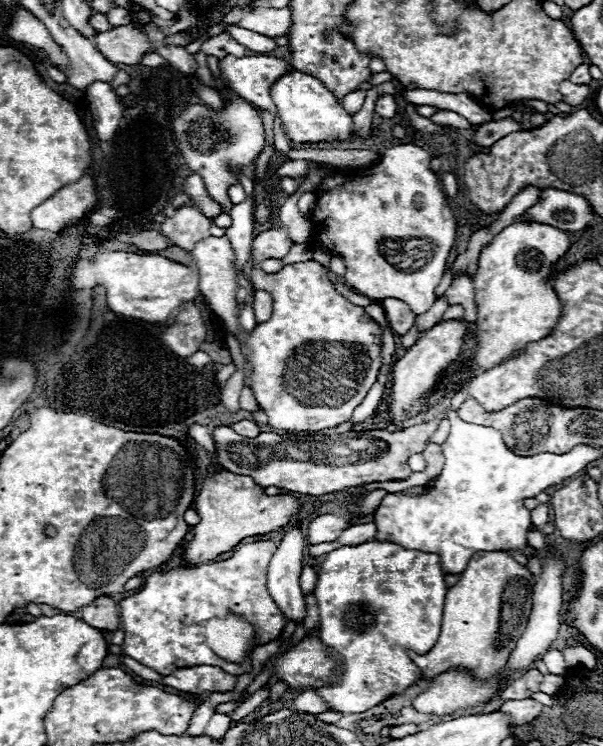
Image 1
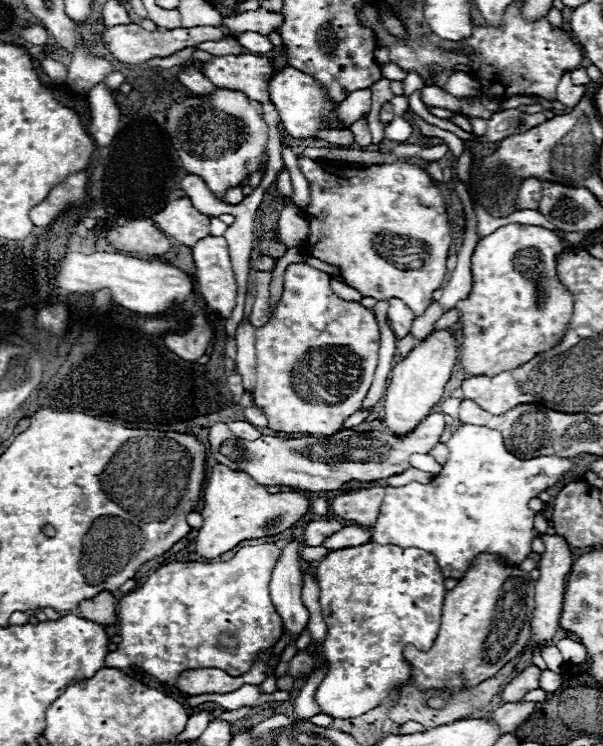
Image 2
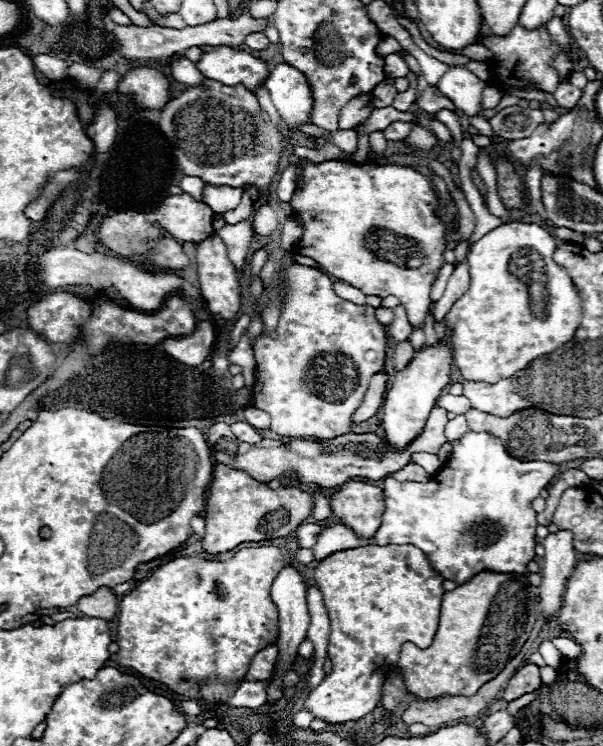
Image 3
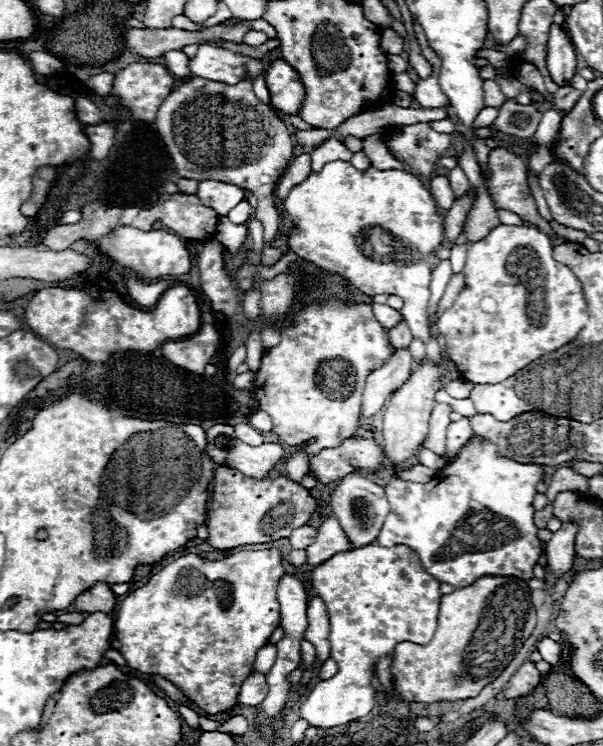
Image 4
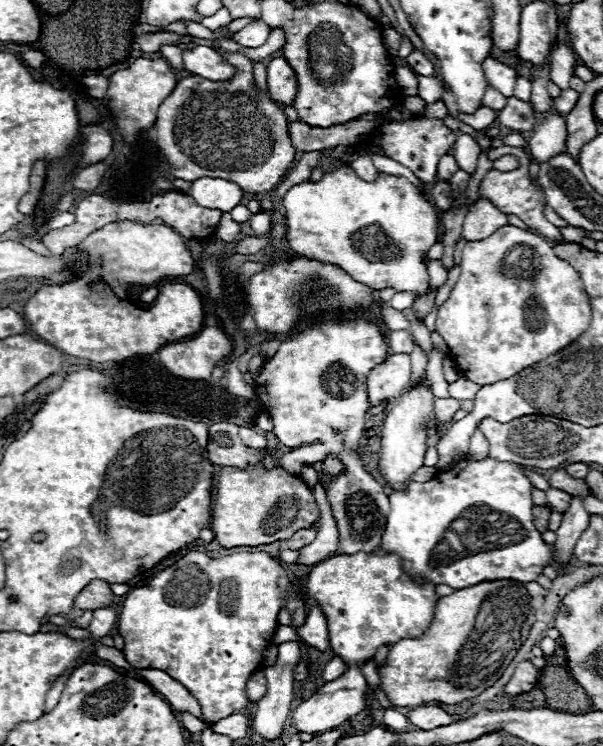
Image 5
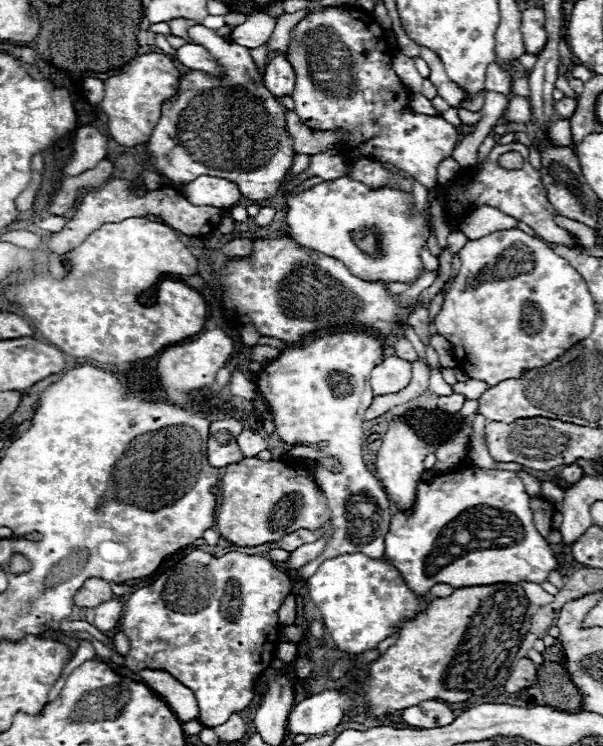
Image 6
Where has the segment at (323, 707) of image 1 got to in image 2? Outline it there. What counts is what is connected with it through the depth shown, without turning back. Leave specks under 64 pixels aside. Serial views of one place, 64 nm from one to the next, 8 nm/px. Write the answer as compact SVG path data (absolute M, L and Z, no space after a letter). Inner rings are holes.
M318 670L316 674L310 676L310 680L306 682L306 686L300 690L300 694L294 700L294 714L296 718L312 718L316 714L320 714L320 706L316 704L316 688L320 686L324 676L324 670Z

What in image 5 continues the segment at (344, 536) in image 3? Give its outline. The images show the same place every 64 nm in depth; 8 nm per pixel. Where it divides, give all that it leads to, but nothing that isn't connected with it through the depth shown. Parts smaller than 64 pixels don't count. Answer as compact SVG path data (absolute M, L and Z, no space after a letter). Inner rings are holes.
M320 484L312 486L312 494L314 500L320 508L320 522L318 522L318 536L312 544L300 548L300 560L298 564L306 564L306 566L314 566L326 558L330 558L332 554L338 552L338 528L336 528L336 520L332 516L326 492Z

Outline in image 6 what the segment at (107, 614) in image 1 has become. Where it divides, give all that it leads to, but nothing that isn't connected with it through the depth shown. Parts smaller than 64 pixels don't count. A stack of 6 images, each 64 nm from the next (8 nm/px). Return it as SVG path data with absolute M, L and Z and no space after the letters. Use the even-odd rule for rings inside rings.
M90 578L84 582L84 586L76 592L74 602L80 608L96 608L102 602L112 600L114 594L110 590L110 584L102 578Z

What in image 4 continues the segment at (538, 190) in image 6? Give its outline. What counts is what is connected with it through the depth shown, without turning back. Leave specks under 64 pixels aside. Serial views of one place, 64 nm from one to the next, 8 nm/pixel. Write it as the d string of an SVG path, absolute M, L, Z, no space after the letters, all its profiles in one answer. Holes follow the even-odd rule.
M494 148L490 152L490 168L492 180L488 180L486 186L496 206L518 214L522 220L528 220L546 234L554 236L550 224L544 218L540 218L534 198L530 194L524 160L506 148Z

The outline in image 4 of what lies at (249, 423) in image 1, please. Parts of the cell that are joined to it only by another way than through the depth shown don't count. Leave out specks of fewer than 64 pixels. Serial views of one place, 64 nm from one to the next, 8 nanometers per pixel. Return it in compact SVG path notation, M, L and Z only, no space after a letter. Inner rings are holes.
M236 424L234 426L234 432L236 432L236 438L250 444L250 446L258 446L264 442L262 434L258 430L254 430L250 424Z

